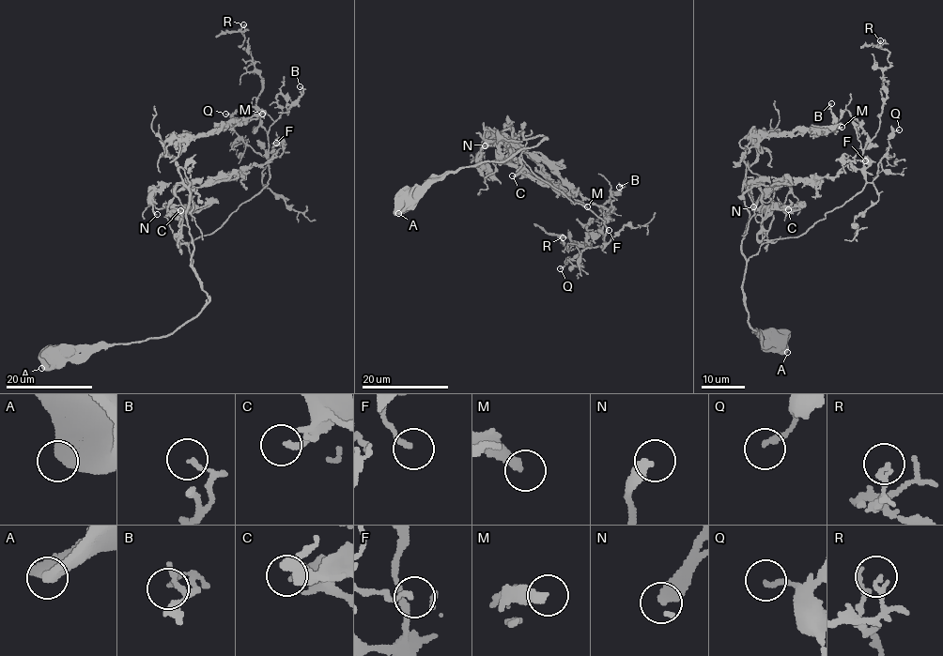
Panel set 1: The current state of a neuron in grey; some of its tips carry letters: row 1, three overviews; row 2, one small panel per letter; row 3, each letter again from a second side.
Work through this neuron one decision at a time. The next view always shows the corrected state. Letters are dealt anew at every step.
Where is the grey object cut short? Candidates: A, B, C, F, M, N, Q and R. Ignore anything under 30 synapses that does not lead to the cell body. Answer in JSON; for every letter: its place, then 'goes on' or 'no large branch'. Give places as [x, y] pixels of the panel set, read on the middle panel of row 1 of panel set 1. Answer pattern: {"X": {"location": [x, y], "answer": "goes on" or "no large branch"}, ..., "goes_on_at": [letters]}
{"A": {"location": [398, 213], "answer": "no large branch"}, "B": {"location": [619, 187], "answer": "no large branch"}, "C": {"location": [512, 175], "answer": "no large branch"}, "F": {"location": [609, 230], "answer": "no large branch"}, "M": {"location": [587, 206], "answer": "no large branch"}, "N": {"location": [485, 145], "answer": "no large branch"}, "Q": {"location": [560, 268], "answer": "no large branch"}, "R": {"location": [563, 237], "answer": "no large branch"}, "goes_on_at": []}

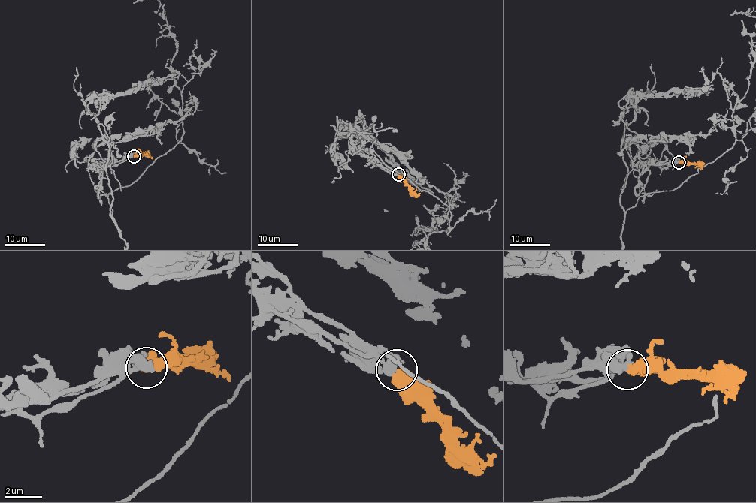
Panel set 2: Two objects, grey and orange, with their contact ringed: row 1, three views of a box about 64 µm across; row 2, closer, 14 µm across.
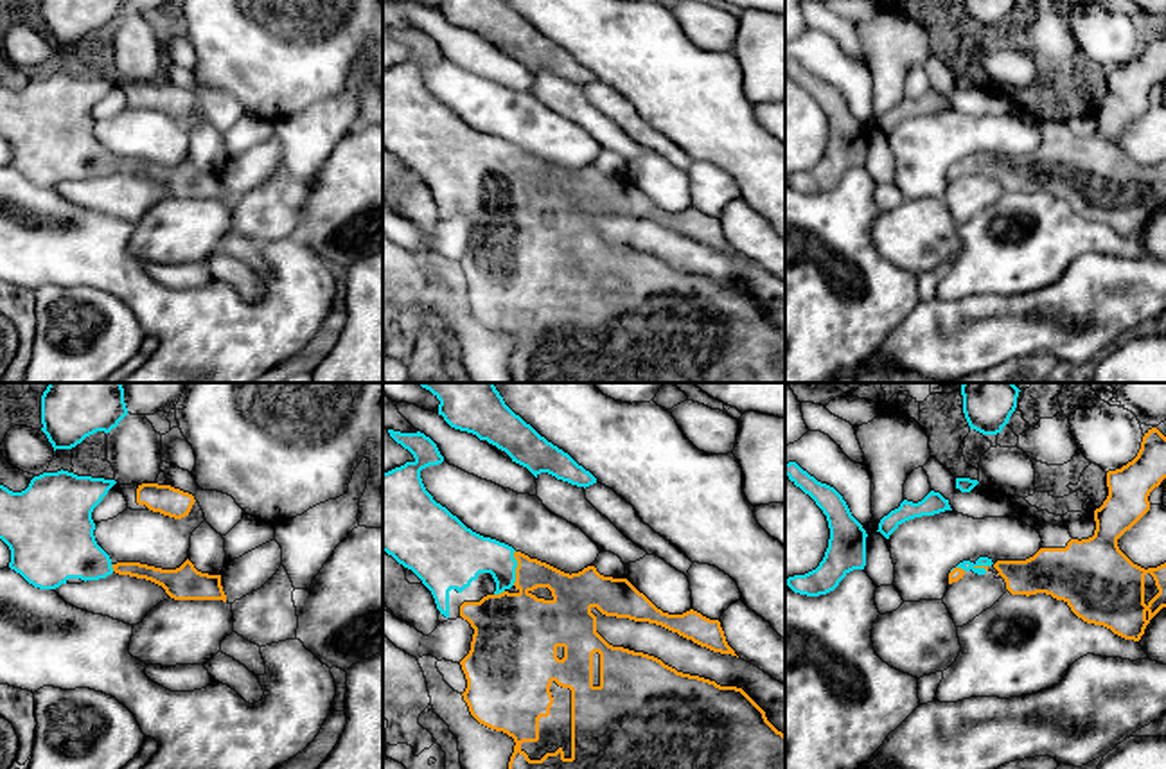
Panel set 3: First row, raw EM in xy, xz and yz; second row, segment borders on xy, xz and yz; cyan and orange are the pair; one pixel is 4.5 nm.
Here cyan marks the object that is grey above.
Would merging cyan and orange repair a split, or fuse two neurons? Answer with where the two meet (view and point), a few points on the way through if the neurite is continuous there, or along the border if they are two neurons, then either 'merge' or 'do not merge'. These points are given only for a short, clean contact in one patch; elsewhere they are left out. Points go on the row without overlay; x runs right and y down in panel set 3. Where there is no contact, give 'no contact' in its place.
contact xz (516, 164); way xz (462, 151), (491, 153), (516, 164), (523, 171), (520, 220); merge

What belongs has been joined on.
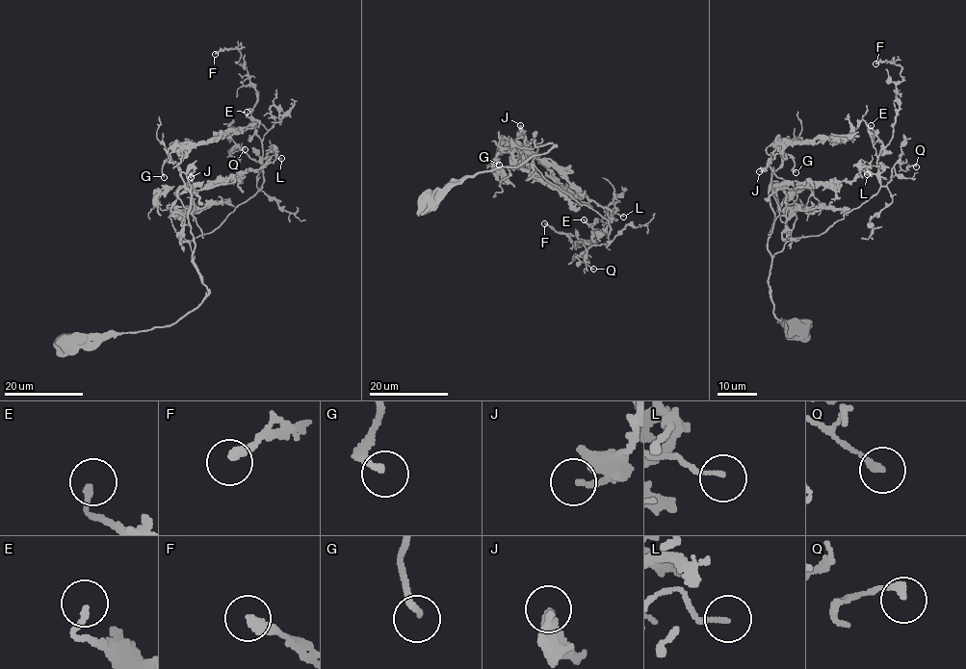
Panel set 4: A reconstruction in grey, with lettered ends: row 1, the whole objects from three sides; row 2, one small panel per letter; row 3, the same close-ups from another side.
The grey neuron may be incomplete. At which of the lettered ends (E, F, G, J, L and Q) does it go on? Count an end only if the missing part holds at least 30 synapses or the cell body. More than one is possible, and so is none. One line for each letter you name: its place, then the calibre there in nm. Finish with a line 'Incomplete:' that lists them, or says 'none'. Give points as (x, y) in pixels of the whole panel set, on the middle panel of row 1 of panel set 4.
F: place (544, 223); calibre 320 nm
G: place (499, 165); calibre 190 nm
Incomplete: F, G

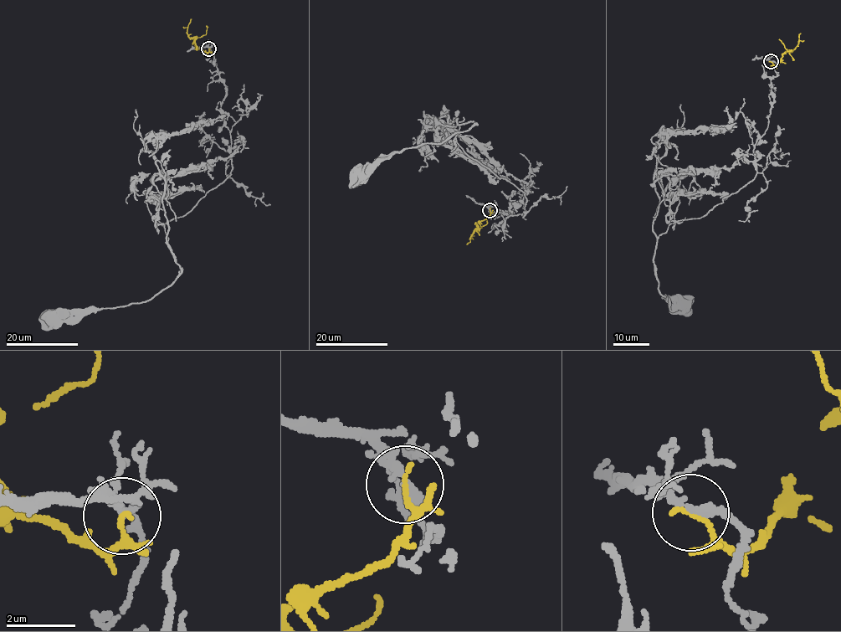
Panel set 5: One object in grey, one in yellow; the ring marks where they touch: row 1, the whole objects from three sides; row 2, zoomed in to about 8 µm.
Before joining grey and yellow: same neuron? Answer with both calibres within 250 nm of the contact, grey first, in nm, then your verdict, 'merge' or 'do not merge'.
220 nm thick on the grey side, 160 nm on the other; do not merge

